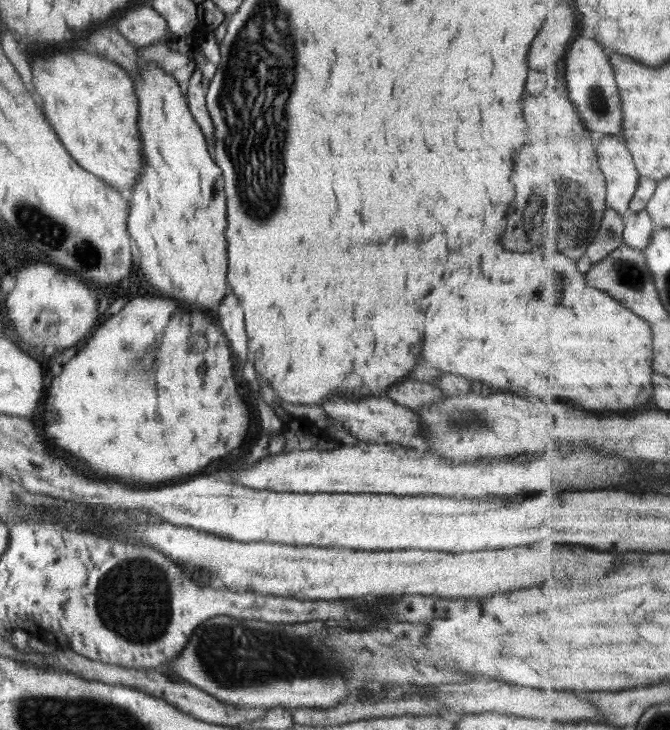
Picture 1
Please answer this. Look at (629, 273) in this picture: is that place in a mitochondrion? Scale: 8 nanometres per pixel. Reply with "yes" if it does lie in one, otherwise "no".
yes

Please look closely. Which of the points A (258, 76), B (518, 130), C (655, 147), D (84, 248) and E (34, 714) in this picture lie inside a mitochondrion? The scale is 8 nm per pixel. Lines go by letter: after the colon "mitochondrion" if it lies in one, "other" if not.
A: mitochondrion
B: other
C: other
D: mitochondrion
E: mitochondrion

